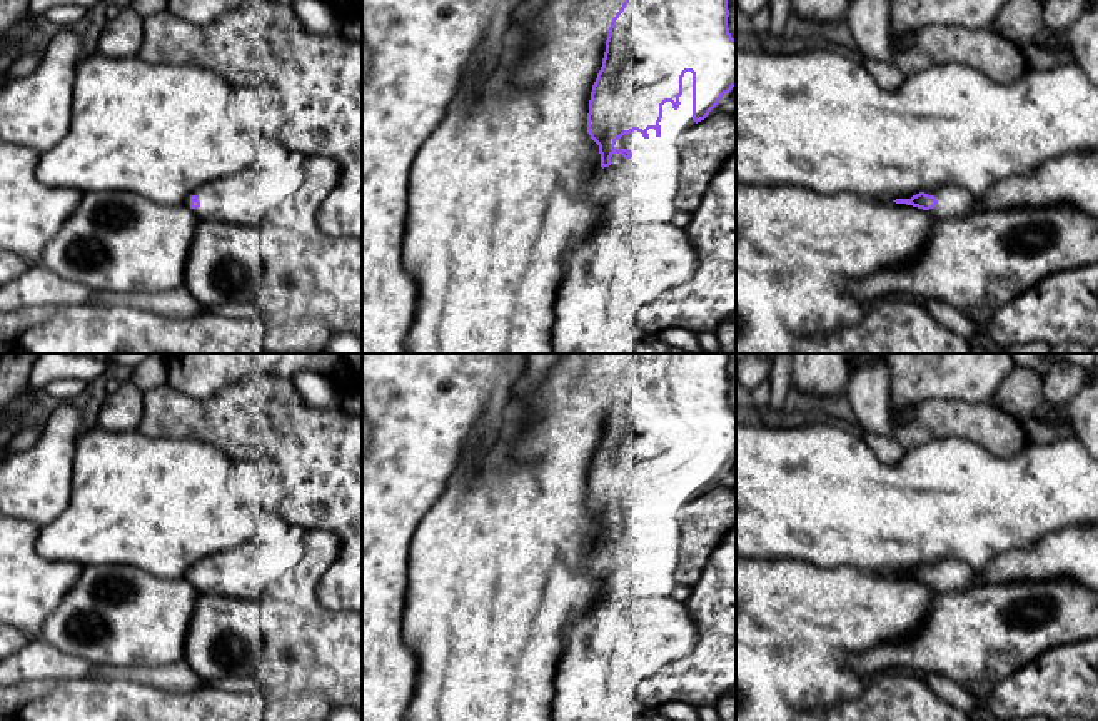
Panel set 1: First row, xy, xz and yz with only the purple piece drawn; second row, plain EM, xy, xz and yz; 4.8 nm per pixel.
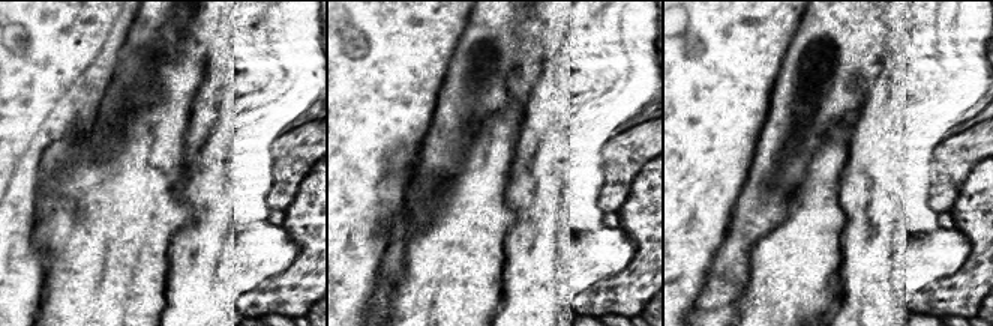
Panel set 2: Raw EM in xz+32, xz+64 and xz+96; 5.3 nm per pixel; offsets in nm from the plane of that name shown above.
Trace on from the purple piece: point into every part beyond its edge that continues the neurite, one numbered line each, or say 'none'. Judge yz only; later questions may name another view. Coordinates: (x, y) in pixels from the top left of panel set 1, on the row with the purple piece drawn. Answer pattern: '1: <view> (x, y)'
1: yz (1072, 179)

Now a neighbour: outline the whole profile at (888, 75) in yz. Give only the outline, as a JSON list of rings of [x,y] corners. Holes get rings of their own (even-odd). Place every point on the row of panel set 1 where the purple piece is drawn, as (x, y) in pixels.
[[[861,55],[861,63],[876,83],[888,92],[901,88],[908,78],[894,63],[881,62],[866,55]]]

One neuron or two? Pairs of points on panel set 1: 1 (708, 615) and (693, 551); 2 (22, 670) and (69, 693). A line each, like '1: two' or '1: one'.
1: two
2: two

